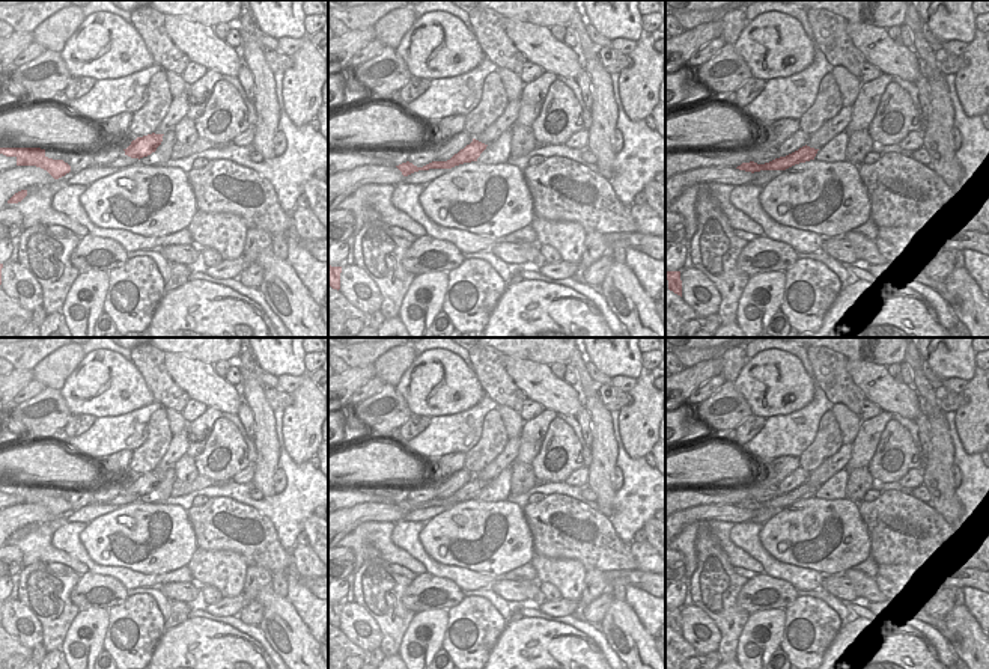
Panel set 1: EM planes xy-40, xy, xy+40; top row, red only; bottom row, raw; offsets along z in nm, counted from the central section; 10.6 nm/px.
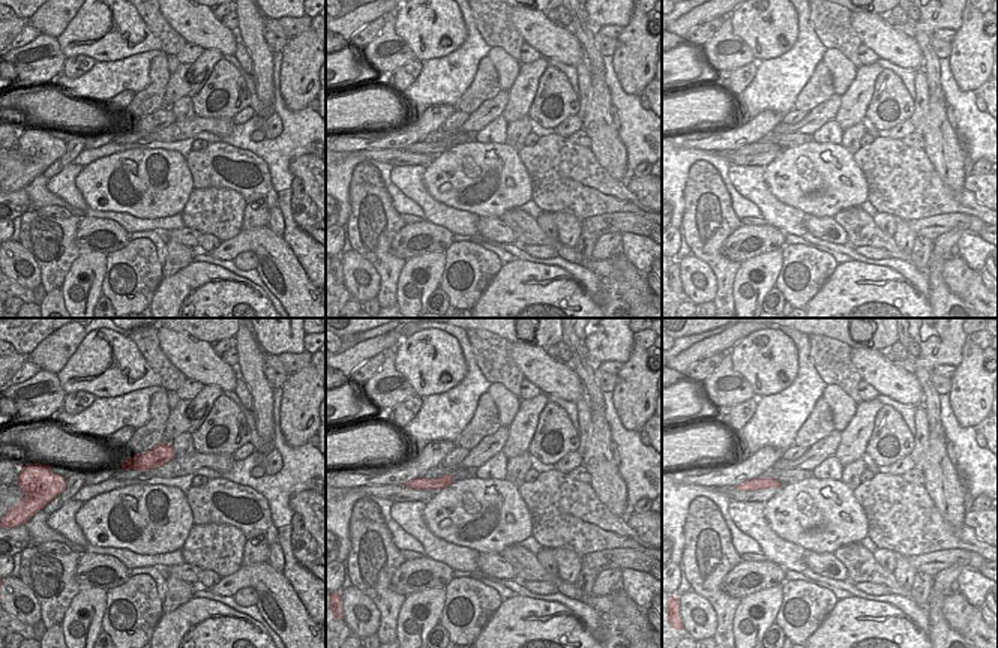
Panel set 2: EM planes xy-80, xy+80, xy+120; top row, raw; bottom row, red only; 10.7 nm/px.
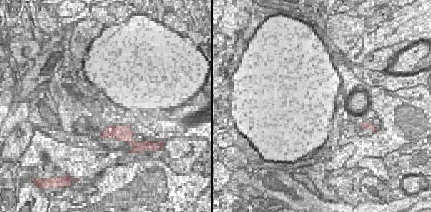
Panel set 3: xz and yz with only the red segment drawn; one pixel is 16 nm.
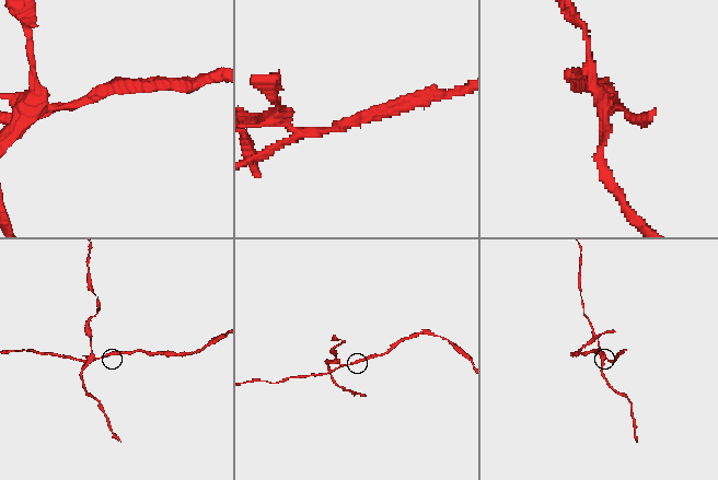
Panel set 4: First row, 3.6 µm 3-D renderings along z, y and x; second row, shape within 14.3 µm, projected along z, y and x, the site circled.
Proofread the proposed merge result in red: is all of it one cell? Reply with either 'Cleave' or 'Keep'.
Cleave.

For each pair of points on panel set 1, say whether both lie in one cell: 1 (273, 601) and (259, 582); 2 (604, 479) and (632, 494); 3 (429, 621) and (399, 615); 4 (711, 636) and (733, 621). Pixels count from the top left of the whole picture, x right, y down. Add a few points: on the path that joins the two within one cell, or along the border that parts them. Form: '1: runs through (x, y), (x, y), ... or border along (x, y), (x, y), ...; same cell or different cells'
1: border along (270, 585), (252, 600); different cells
2: border along (616, 491), (613, 513), (607, 517); different cells
3: border along (416, 614), (402, 638), (399, 651); different cells
4: border along (696, 604), (715, 624), (720, 633), (718, 650); different cells

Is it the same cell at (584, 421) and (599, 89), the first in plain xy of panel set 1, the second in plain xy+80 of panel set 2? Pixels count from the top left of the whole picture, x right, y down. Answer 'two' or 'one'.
two

